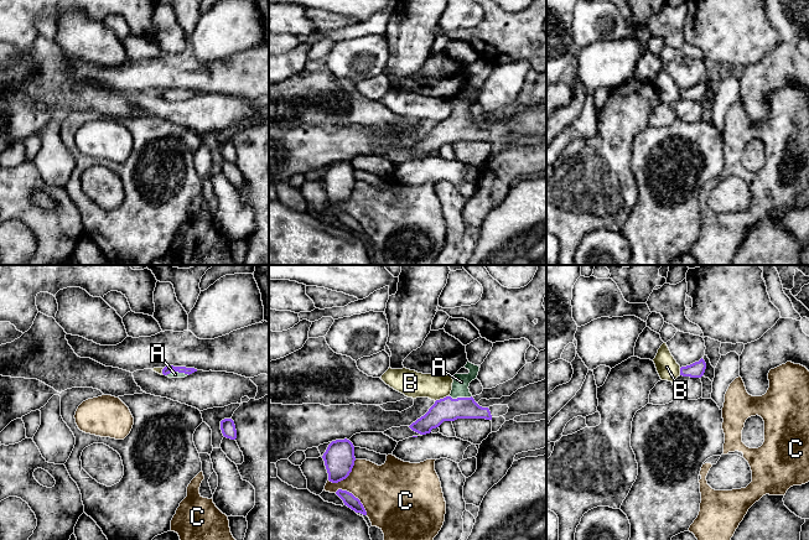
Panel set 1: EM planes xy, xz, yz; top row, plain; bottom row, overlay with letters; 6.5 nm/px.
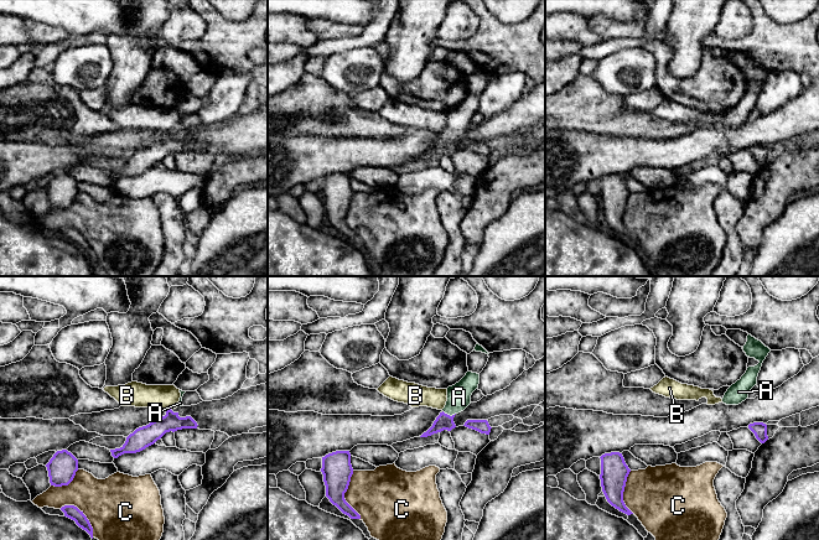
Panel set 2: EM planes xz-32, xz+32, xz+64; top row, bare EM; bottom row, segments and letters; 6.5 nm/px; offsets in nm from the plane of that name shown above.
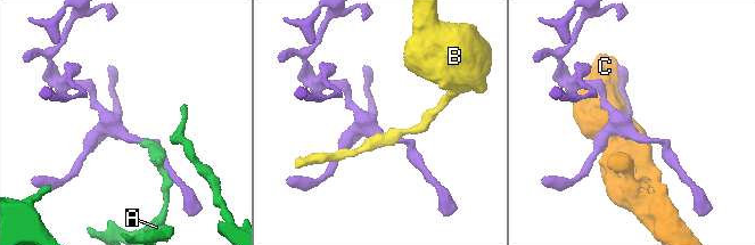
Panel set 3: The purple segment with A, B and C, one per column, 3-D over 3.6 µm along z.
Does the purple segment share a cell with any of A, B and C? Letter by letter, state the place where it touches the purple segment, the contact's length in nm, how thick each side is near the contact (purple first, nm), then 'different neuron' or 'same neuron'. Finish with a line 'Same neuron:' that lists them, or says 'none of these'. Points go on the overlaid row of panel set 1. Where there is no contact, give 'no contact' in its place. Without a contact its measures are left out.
A: contact xy (177, 370); length 150 nm; calibres 50 and 50 nm; same neuron
B: contact xz (441, 399); length 100 nm; calibres 160 and 170 nm; different neuron
C: contact xz (353, 496); length 260 nm; calibres 80 and 400 nm; different neuron
Same neuron: A

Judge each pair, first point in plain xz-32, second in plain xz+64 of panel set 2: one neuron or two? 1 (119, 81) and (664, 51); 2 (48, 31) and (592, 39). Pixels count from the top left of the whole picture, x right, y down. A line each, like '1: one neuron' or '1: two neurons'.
1: two neurons
2: two neurons

